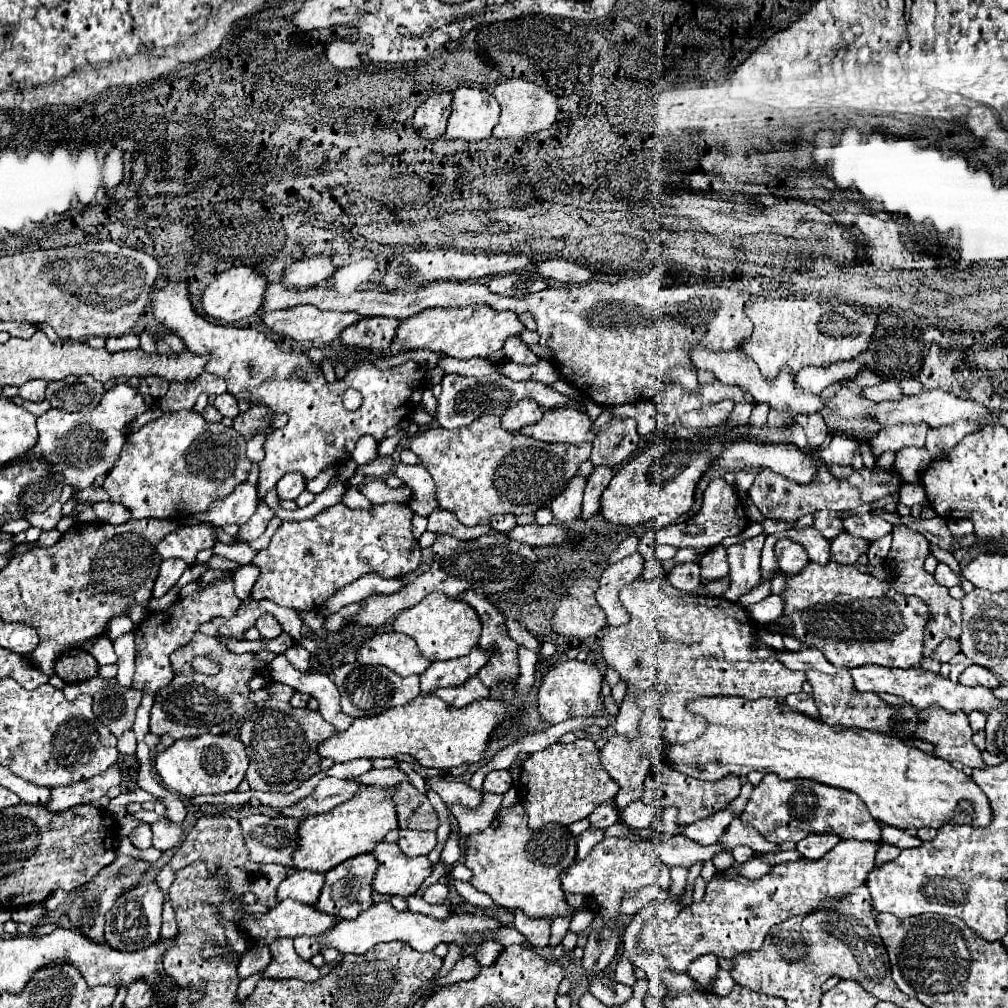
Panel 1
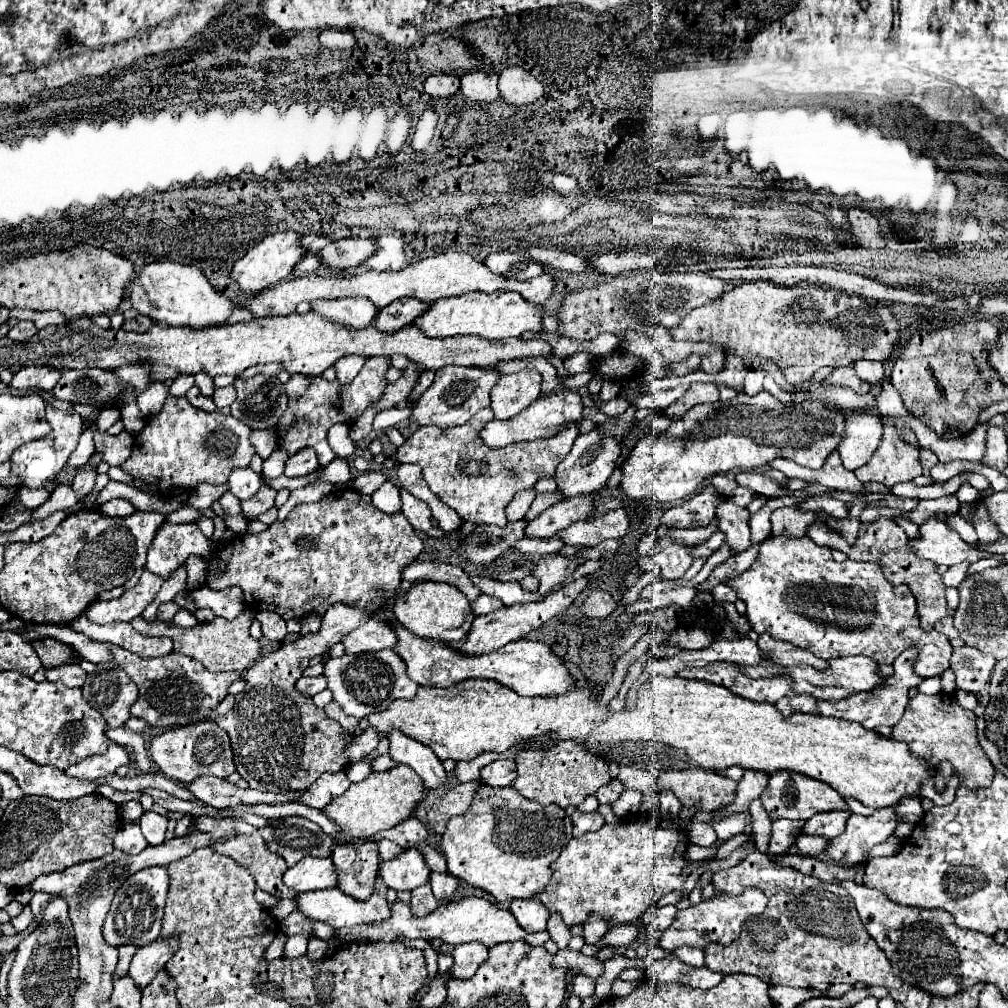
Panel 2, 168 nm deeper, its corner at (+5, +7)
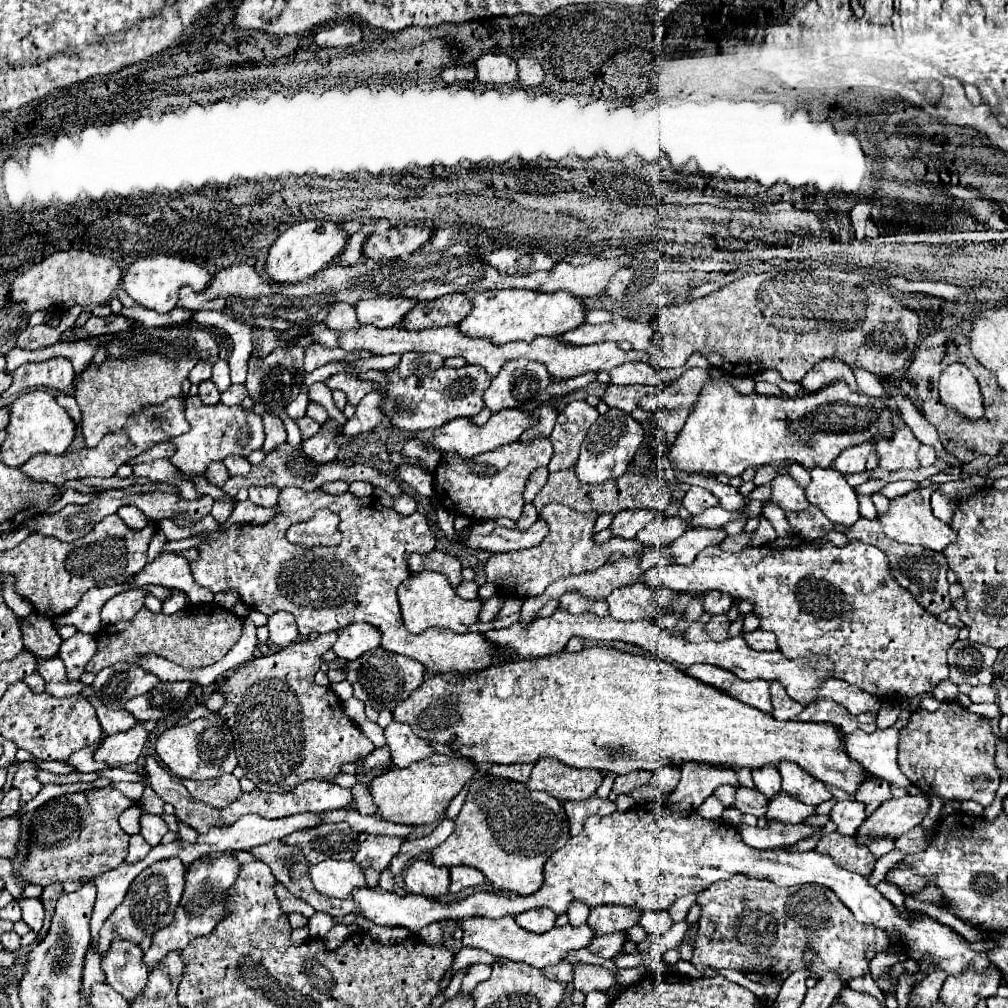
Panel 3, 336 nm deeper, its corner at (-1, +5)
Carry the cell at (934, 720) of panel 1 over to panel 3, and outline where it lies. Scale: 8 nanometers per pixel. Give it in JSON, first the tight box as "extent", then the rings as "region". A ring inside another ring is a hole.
{"extent":[898,701,1000,807],"region":[[[942,701],[938,711],[918,709],[898,741],[900,771],[924,793],[942,799],[972,799],[988,807],[1000,785],[1000,771],[994,761],[996,737],[986,717],[970,713],[958,701]]]}

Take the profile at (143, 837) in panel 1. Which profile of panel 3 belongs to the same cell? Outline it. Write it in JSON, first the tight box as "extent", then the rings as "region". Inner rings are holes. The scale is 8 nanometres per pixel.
{"extent":[126,833,150,863],"region":[[[138,833],[138,835],[130,835],[130,847],[128,847],[128,857],[126,857],[126,863],[134,863],[134,861],[140,861],[142,857],[146,857],[150,851],[150,845],[144,841],[144,837]]]}

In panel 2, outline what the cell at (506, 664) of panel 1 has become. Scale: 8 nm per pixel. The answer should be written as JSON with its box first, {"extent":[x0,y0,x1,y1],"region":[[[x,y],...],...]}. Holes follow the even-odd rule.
{"extent":[402,561,480,603],"region":[[[414,561],[404,569],[402,575],[404,581],[444,581],[450,583],[454,587],[458,587],[466,599],[470,599],[470,603],[480,595],[480,591],[472,585],[472,581],[468,579],[468,575],[462,571],[462,567],[458,565],[450,565],[450,563],[442,563],[442,561]]]}

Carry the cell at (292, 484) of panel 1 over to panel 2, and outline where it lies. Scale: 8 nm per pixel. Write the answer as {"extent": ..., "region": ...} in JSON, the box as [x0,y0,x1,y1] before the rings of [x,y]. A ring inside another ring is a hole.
{"extent":[284,447,318,477],"region":[[[306,447],[306,449],[298,451],[296,455],[290,455],[284,475],[288,475],[288,477],[302,477],[302,475],[312,473],[314,469],[318,469],[318,455],[316,455],[314,449]]]}

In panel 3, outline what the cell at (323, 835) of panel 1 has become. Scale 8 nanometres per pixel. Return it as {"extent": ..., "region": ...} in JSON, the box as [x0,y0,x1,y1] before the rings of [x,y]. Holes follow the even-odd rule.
{"extent":[370,753,476,827],"region":[[[440,753],[416,761],[406,769],[390,767],[386,773],[374,777],[370,783],[370,795],[376,805],[376,815],[380,819],[412,827],[434,823],[446,813],[452,797],[464,787],[464,783],[474,775],[474,771],[476,765],[470,759],[464,759],[460,755],[446,757]]]}

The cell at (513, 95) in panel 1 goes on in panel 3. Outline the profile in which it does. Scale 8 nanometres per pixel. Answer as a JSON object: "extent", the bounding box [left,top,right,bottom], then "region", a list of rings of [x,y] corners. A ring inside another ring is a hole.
{"extent":[518,59,544,89],"region":[[[518,59],[518,81],[524,89],[534,89],[542,85],[544,71],[536,59]]]}

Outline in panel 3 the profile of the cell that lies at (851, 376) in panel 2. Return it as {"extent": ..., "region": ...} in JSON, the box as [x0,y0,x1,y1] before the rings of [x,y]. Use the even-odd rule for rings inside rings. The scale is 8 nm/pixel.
{"extent":[802,359,858,393],"region":[[[838,359],[820,361],[802,379],[802,387],[808,393],[816,393],[818,389],[822,389],[822,385],[830,385],[830,381],[846,381],[846,385],[850,385],[852,391],[858,391],[858,383],[856,383],[856,377],[854,377],[852,369],[848,365],[844,365],[842,361],[838,361]]]}

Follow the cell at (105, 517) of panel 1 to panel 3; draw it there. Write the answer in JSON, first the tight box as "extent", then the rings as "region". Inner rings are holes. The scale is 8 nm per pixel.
{"extent":[118,505,148,529],"region":[[[124,505],[122,509],[118,509],[118,517],[120,517],[128,527],[132,527],[132,529],[142,529],[142,527],[146,527],[146,523],[148,523],[146,515],[144,515],[140,509],[132,507],[132,505]]]}

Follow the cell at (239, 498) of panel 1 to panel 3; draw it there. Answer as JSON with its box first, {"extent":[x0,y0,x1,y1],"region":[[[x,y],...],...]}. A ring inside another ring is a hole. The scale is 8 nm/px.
{"extent":[224,455,252,477],"region":[[[230,455],[230,457],[226,457],[226,459],[224,459],[224,465],[226,465],[228,473],[234,475],[234,477],[236,477],[236,475],[250,473],[250,469],[252,469],[252,465],[250,465],[246,459],[238,457],[238,455]]]}

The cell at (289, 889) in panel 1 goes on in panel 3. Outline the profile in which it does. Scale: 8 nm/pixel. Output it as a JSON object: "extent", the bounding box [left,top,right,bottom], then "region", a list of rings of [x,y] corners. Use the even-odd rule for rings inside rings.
{"extent":[308,859,366,899],"region":[[[326,859],[322,863],[310,865],[308,877],[318,893],[336,899],[350,899],[352,889],[366,887],[364,873],[354,861]]]}

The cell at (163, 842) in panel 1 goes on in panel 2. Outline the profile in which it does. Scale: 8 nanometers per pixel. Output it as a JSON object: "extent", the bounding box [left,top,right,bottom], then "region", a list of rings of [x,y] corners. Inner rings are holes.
{"extent":[138,811,168,845],"region":[[[148,811],[148,813],[144,813],[140,817],[138,825],[140,825],[140,829],[142,829],[142,833],[144,833],[144,837],[146,837],[146,841],[150,845],[164,843],[164,839],[166,839],[166,825],[168,825],[166,817]]]}

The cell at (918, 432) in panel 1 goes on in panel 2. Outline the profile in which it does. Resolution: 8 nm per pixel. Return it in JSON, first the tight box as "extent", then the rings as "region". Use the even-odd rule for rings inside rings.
{"extent":[838,413,882,471],"region":[[[852,413],[846,419],[846,433],[838,447],[842,465],[848,471],[854,471],[866,465],[876,451],[882,437],[882,423],[878,415],[870,413]]]}

